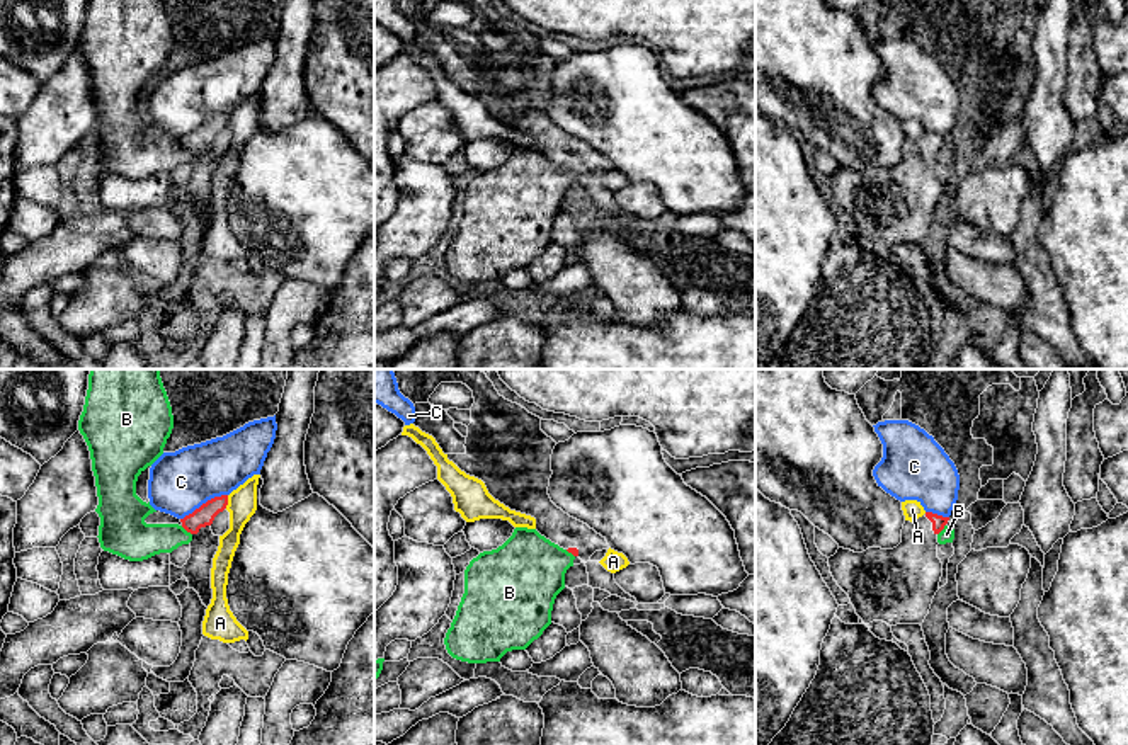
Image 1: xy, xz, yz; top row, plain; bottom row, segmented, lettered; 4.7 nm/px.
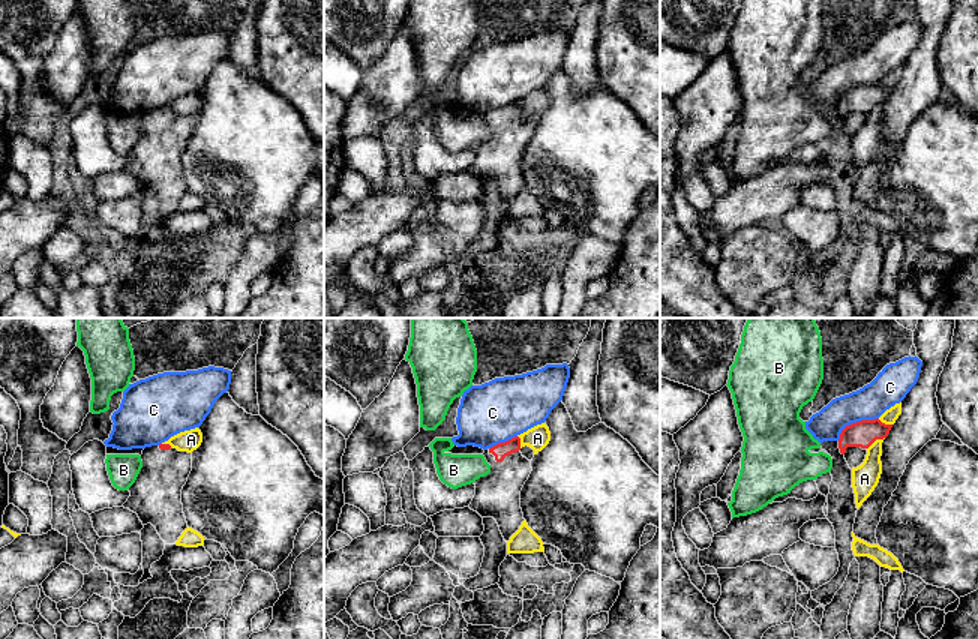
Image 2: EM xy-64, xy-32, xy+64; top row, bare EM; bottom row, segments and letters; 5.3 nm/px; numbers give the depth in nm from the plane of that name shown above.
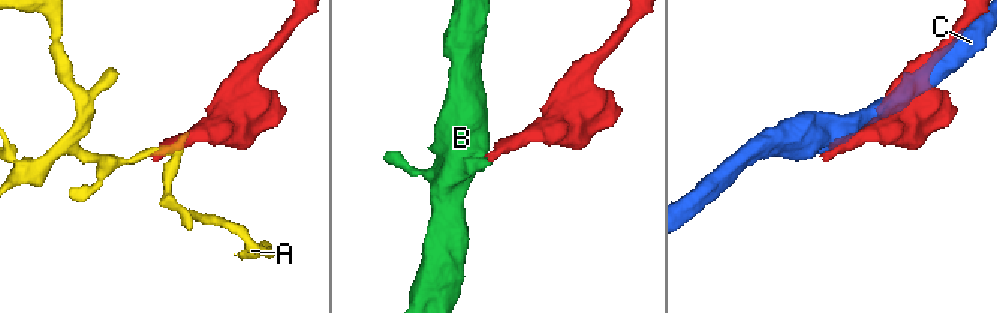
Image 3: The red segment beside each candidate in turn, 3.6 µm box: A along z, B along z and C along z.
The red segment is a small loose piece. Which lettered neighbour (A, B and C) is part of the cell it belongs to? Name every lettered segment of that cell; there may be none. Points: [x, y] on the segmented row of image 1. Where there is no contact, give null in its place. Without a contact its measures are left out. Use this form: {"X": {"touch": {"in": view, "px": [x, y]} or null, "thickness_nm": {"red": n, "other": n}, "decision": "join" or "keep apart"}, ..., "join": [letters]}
{"A": {"touch": {"in": "xy", "px": [227, 502]}, "thickness_nm": {"red": 90, "other": 140}, "decision": "keep apart"}, "B": {"touch": {"in": "xy", "px": [186, 529]}, "thickness_nm": {"red": 90, "other": 200}, "decision": "keep apart"}, "C": {"touch": {"in": "xy", "px": [203, 504]}, "thickness_nm": {"red": 90, "other": 300}, "decision": "keep apart"}, "join": []}

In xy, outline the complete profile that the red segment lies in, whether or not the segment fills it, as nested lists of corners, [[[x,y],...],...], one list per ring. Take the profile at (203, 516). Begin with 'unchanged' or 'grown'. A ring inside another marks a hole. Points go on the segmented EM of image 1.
grown; [[[228,495],[214,497],[180,519],[182,527],[192,534],[192,541],[189,543],[191,558],[182,568],[170,563],[170,585],[185,577],[189,589],[194,589],[199,594],[206,607],[213,599],[211,568],[219,546],[219,536],[213,534],[211,524],[226,505]]]

